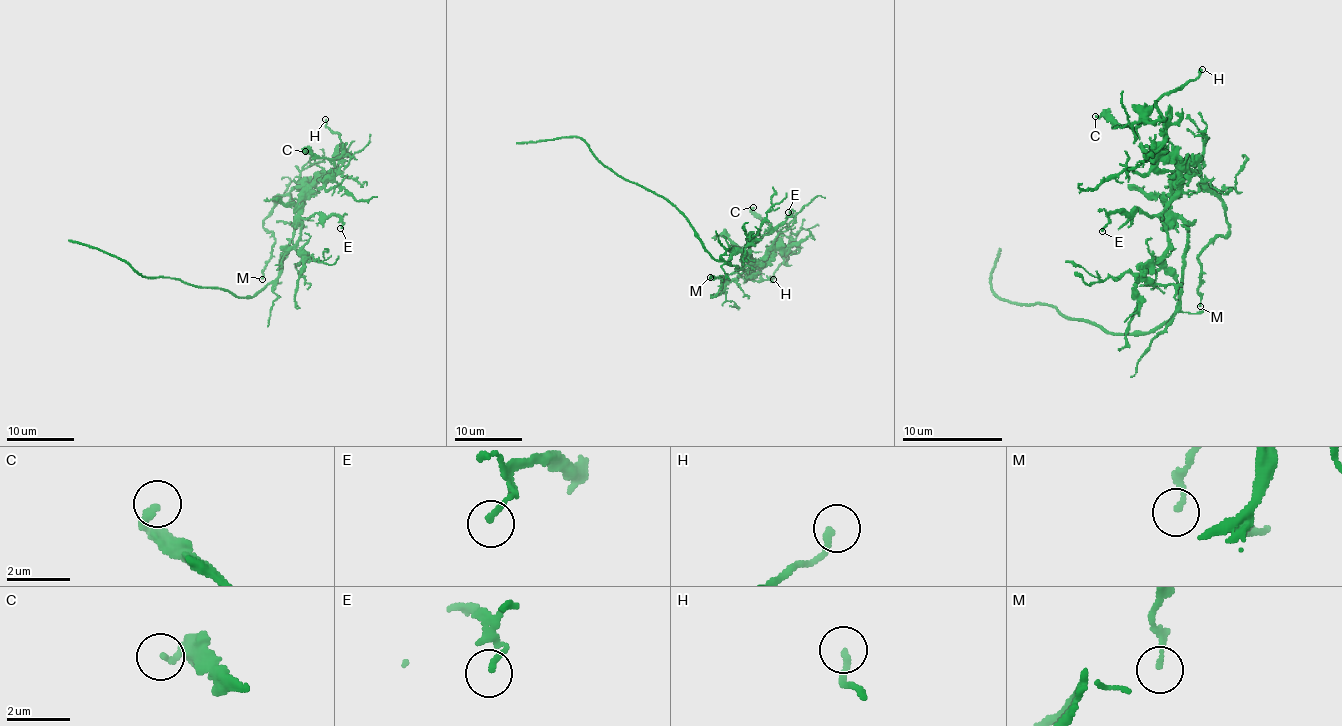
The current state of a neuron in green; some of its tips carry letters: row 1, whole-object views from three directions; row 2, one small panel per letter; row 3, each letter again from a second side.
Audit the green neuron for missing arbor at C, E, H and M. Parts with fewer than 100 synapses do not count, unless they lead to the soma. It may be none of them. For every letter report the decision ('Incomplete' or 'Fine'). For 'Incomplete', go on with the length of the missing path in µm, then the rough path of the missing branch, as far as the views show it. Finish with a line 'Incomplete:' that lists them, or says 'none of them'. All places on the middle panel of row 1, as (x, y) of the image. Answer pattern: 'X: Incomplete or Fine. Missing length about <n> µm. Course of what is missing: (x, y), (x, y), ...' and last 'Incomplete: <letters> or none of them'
C: Fine
E: Fine
H: Fine
M: Fine
Incomplete: none of them

